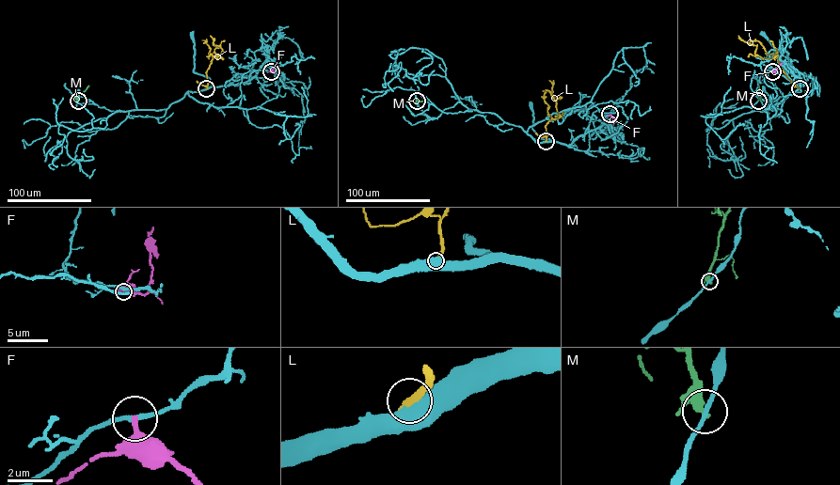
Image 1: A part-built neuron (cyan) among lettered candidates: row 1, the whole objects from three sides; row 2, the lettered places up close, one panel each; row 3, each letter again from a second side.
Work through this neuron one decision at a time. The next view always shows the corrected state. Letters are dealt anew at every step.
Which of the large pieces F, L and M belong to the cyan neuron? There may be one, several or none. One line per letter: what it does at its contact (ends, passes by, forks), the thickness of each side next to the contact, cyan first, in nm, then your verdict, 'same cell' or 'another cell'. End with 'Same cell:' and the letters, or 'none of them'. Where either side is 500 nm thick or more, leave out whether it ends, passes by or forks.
F: it ends; calibres 200 and 340 nm; another cell
L: calibres 800 and 360 nm; another cell
M: it passes by; calibres 170 and 320 nm; another cell
Same cell: none of them

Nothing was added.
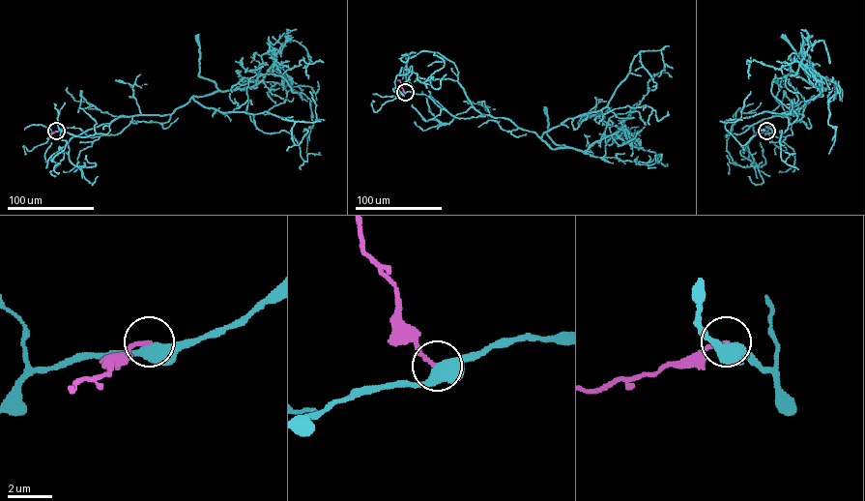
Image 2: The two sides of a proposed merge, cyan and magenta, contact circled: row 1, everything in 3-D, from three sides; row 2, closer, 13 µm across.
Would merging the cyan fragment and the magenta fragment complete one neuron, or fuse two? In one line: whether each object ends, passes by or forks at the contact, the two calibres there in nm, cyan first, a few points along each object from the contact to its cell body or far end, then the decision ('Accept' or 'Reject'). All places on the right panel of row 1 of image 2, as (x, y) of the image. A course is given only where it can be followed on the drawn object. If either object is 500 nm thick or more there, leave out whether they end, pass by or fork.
Thickness 500 nm (cyan) against 190 nm. Course of cyan: (766, 131), (792, 134), (789, 116), (801, 114), (812, 97), (792, 112), (726, 121), (742, 145), (764, 132). Course of magenta: (766, 131), (754, 133). Reject

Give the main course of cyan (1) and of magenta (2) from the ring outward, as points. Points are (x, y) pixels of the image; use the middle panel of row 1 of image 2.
1: (405, 92), (426, 95), (458, 118), (507, 118), (540, 137), (604, 108), (641, 51), (651, 89)
2: (405, 92), (397, 80)

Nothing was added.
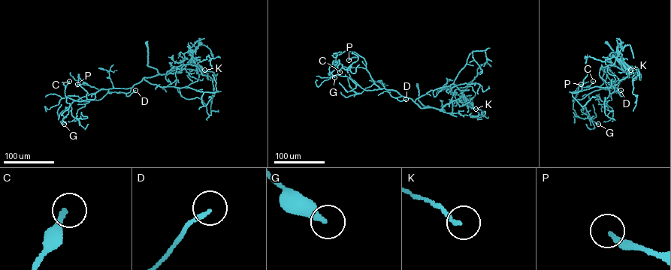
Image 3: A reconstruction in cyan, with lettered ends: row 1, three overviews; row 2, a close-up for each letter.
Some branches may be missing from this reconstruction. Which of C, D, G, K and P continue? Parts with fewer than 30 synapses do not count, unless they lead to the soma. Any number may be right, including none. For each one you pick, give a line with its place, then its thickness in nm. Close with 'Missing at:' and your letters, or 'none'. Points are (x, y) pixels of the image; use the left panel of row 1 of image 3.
C: place (69, 81); calibre 240 nm
P: place (77, 84); calibre 240 nm
Missing at: C, P

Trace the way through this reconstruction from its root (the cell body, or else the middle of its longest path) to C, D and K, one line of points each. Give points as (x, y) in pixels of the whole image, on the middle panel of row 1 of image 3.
C: (404, 97), (377, 85), (366, 68), (364, 58), (355, 52), (335, 55), (340, 72)
D: (404, 97), (395, 98), (400, 101), (406, 99)
K: (404, 97), (411, 98), (421, 108), (439, 109), (462, 97), (476, 109)

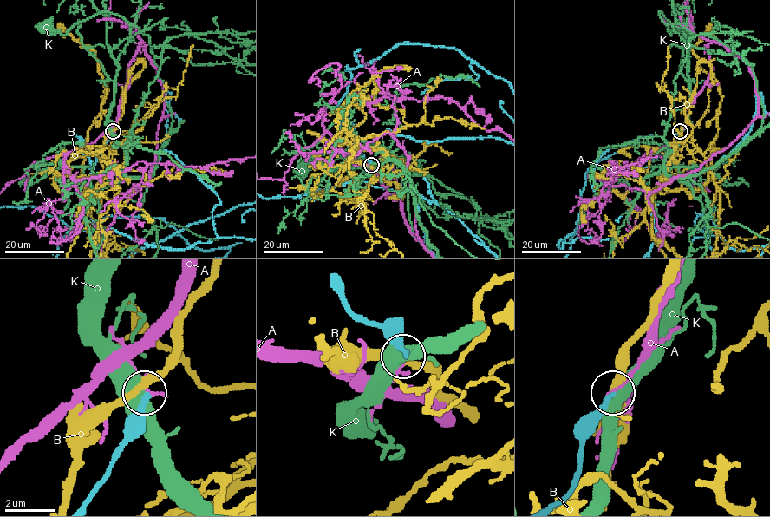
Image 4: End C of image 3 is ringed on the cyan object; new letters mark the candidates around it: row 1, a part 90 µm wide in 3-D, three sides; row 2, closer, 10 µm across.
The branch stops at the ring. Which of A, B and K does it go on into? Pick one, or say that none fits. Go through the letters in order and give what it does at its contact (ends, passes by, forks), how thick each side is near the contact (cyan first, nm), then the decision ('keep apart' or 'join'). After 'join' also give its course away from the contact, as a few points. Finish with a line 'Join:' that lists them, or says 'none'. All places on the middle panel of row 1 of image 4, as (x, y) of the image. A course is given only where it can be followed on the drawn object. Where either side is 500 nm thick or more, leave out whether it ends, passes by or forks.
A: it ends; calibres 260 and 140 nm; keep apart
B: it passes by; calibres 220 and 280 nm; keep apart
K: calibres 460 and 600 nm; keep apart
Join: none

